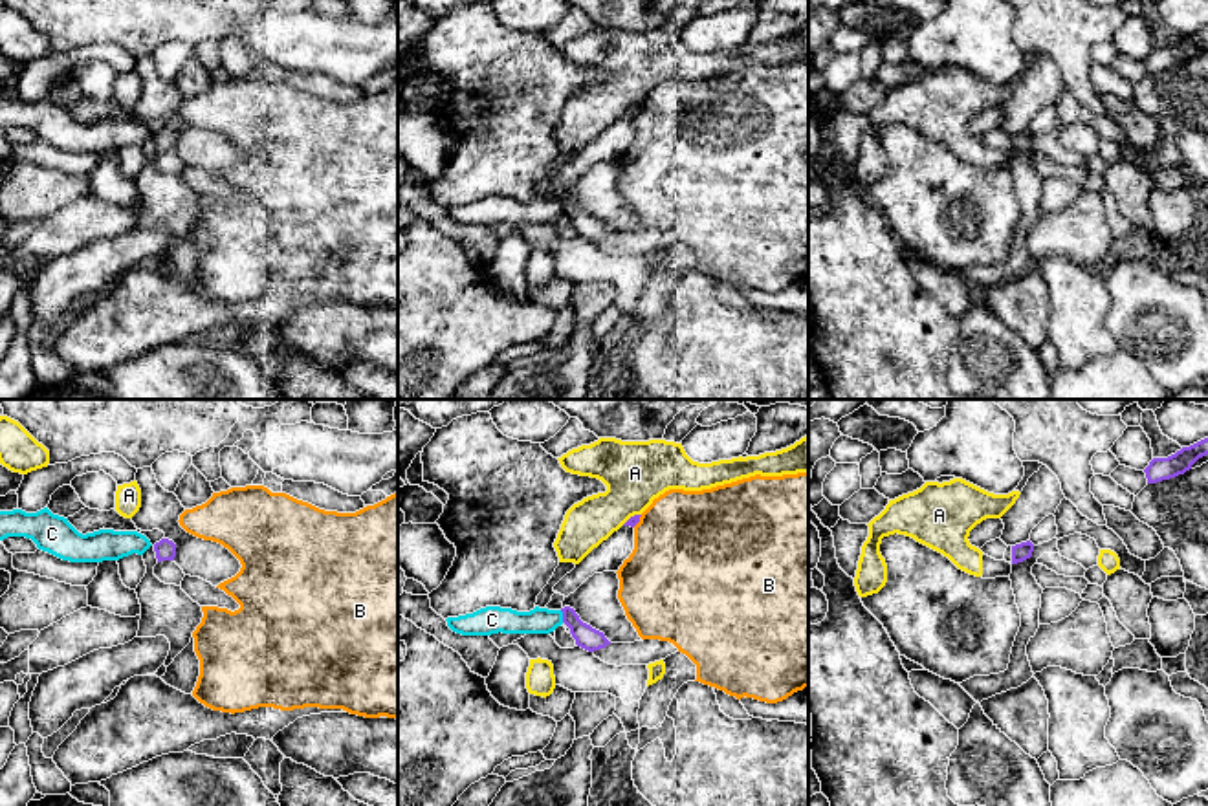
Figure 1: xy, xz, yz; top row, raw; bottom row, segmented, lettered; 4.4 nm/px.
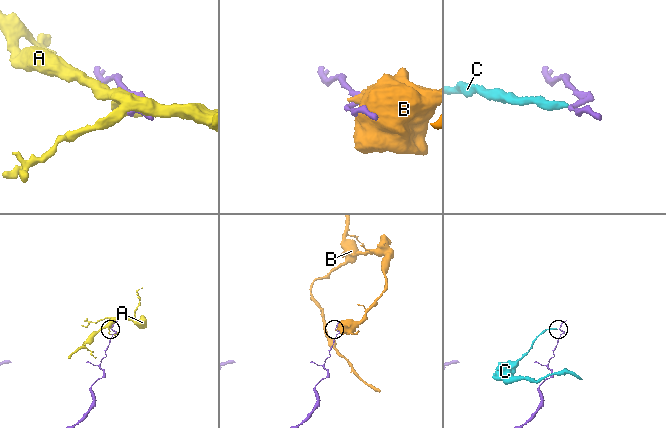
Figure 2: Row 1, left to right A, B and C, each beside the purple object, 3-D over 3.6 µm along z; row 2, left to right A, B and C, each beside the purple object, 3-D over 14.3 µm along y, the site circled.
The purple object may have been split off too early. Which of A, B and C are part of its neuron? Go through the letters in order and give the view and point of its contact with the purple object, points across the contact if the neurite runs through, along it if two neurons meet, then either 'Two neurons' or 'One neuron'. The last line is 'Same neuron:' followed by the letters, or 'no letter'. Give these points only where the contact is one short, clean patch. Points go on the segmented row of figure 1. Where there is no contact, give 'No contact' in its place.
A: Touches purple at xz (631, 517). Two neurons
B: Touches purple at xz (638, 521). Two neurons
C: Touches purple at xz (563, 616). Boundary: xz (560, 610), (563, 621). Two neurons
Same neuron: no letter

